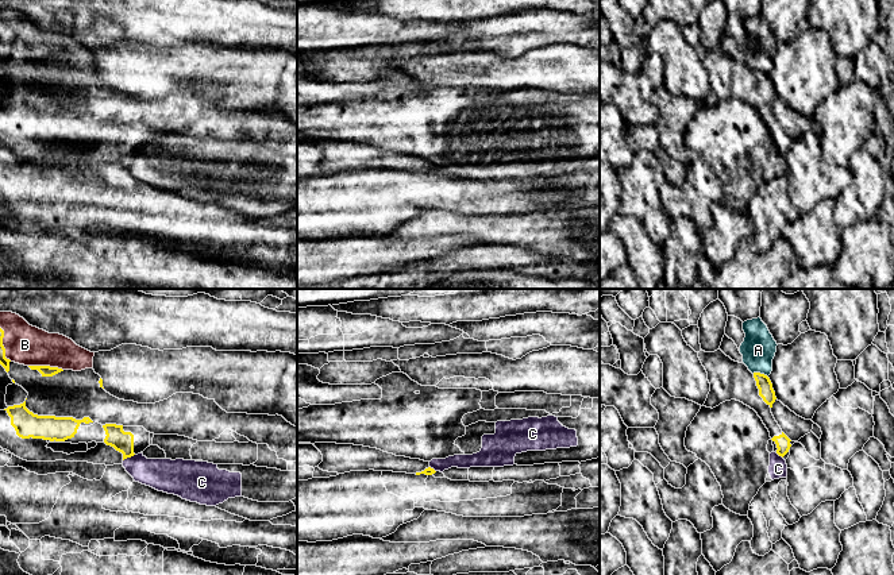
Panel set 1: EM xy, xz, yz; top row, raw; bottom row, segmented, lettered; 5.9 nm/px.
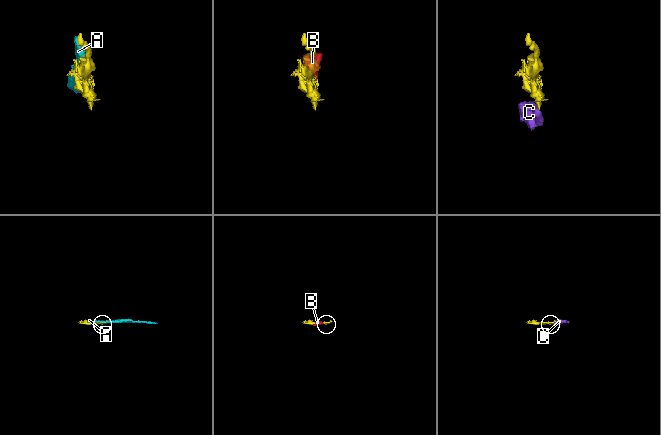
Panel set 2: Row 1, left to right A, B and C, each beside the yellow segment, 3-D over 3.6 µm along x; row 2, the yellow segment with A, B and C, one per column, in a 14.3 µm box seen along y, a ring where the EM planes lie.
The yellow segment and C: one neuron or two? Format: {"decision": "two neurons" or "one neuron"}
{"decision": "two neurons"}

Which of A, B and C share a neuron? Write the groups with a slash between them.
A / B / C

